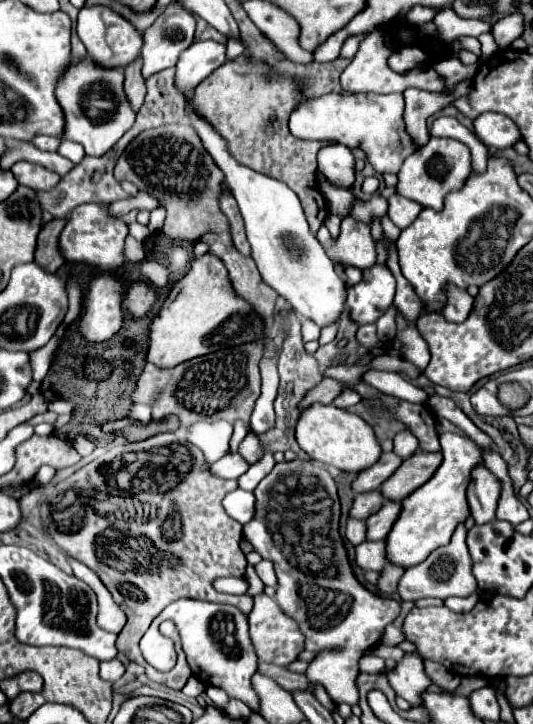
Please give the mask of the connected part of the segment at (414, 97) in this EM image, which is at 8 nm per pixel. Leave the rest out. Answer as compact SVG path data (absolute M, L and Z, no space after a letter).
M470 78L458 82L458 86L440 94L432 94L418 88L406 89L403 96L405 100L404 122L407 132L412 134L420 144L426 144L430 140L430 134L426 130L426 120L438 110L450 106L456 98L464 96L466 92L472 92Z

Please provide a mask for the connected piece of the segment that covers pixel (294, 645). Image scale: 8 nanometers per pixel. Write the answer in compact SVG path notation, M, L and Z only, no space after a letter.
M264 592L254 596L254 608L248 614L248 622L254 650L262 662L288 666L298 660L300 652L304 650L304 634L296 626L296 620L290 620L290 616L284 616L284 612L280 612L280 606L276 606L274 598L266 596Z

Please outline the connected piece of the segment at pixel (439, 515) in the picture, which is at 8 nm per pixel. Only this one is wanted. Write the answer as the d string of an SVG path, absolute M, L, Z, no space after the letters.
M430 396L428 406L434 410L436 416L444 416L452 424L462 428L468 434L468 440L458 434L442 434L440 446L442 446L444 460L440 468L426 484L422 484L418 490L414 490L410 496L402 500L400 516L396 518L396 524L386 536L386 560L400 568L410 568L424 562L432 550L450 542L450 536L456 524L464 522L468 516L466 486L470 482L470 470L482 462L480 446L492 446L492 440L484 432L480 432L450 398Z

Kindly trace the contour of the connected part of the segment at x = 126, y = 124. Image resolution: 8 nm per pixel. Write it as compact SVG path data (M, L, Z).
M84 58L80 64L72 62L66 68L56 86L56 98L66 116L64 140L82 144L88 156L104 156L122 138L136 118L122 90L122 80L124 74L120 70L102 70L90 58Z

